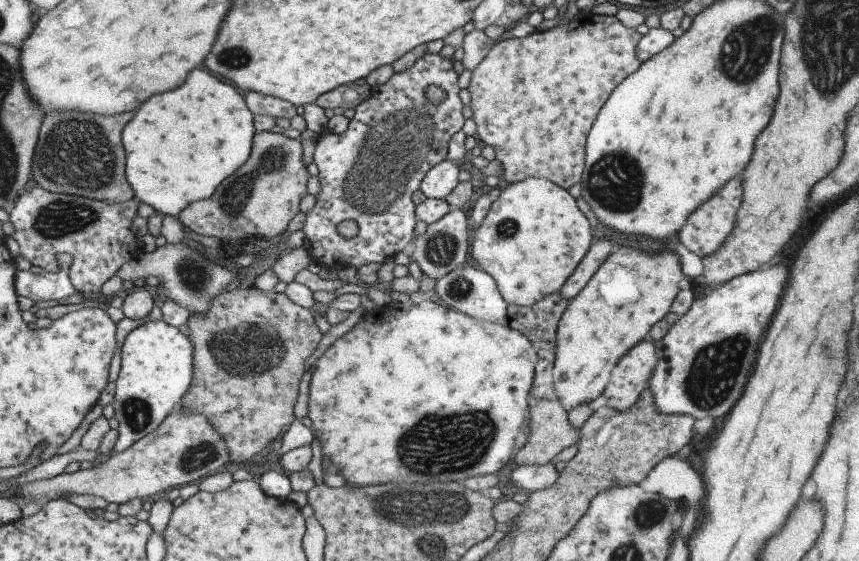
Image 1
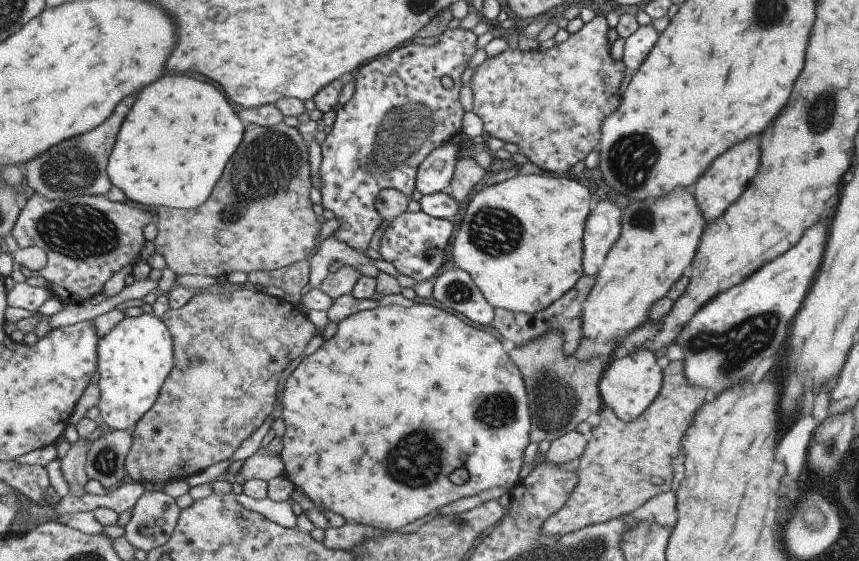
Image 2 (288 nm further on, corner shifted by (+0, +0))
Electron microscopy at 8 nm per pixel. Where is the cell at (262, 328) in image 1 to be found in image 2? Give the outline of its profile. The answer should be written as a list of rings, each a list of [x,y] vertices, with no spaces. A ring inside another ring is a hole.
[[[239,288],[235,290],[233,294],[199,294],[181,310],[169,310],[165,316],[163,316],[163,322],[167,322],[167,326],[171,328],[173,336],[175,336],[175,370],[169,374],[161,394],[159,394],[159,400],[155,402],[155,406],[139,420],[139,424],[135,426],[133,430],[133,436],[135,436],[135,444],[131,448],[131,454],[127,458],[127,472],[129,472],[129,480],[133,482],[173,482],[173,480],[185,480],[193,474],[199,474],[203,470],[207,470],[209,466],[213,464],[219,464],[223,460],[231,460],[231,456],[239,450],[239,446],[253,434],[257,432],[269,418],[277,418],[279,416],[279,408],[281,408],[281,394],[279,394],[279,382],[283,382],[283,378],[287,376],[289,378],[289,370],[287,366],[297,360],[301,354],[305,354],[305,348],[309,346],[309,342],[317,336],[317,330],[315,330],[315,324],[301,312],[297,310],[297,306],[285,302],[283,298],[277,298],[277,296],[271,296],[267,290],[261,292],[261,290],[251,290],[251,288]]]

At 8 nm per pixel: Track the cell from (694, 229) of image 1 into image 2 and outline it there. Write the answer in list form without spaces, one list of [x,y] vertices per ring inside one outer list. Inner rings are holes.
[[[747,138],[731,146],[729,150],[725,150],[725,154],[715,158],[715,162],[711,162],[711,166],[695,182],[695,190],[693,190],[697,206],[703,210],[705,220],[717,218],[731,202],[737,200],[737,196],[743,192],[747,182],[757,174],[757,166],[759,166],[759,142],[753,138]]]

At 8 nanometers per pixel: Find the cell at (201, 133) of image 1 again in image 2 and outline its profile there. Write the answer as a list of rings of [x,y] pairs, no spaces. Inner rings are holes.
[[[169,74],[141,92],[119,132],[107,174],[133,202],[197,210],[215,194],[215,186],[245,134],[247,124],[211,80]]]

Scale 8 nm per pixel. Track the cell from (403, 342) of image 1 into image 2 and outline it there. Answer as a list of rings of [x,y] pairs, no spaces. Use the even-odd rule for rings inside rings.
[[[415,304],[411,308],[403,306],[385,306],[377,310],[367,310],[353,314],[351,318],[339,324],[339,332],[327,340],[313,356],[303,358],[295,372],[289,374],[283,402],[283,414],[279,408],[279,416],[285,420],[285,436],[283,452],[279,454],[285,462],[285,476],[311,498],[315,510],[335,512],[343,516],[347,522],[373,526],[387,532],[399,532],[401,528],[429,516],[431,512],[443,510],[463,498],[475,498],[489,490],[513,490],[521,482],[521,468],[525,462],[525,450],[533,442],[533,414],[531,414],[531,400],[527,392],[527,382],[523,378],[521,368],[513,360],[509,352],[505,352],[503,344],[491,334],[481,328],[475,328],[461,320],[459,316],[433,306],[433,304]],[[389,454],[389,456],[387,456]],[[467,454],[467,460],[461,456]],[[459,470],[459,472],[457,472]],[[455,472],[455,474],[453,474]],[[453,474],[453,476],[451,476]]]

